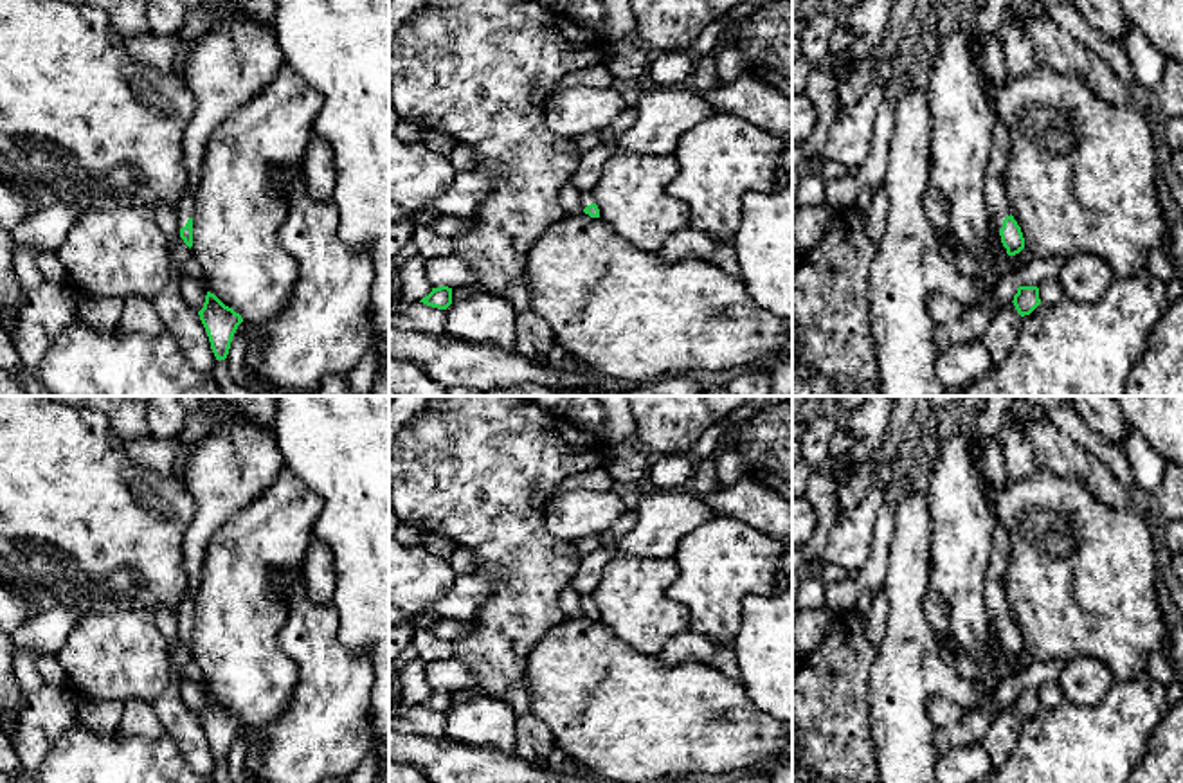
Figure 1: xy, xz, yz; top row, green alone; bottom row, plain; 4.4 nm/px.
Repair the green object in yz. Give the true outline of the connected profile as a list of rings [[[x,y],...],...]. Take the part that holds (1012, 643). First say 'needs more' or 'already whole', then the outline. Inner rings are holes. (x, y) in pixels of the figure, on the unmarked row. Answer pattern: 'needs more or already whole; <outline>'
needs more; [[[996,524],[992,535],[990,565],[985,574],[985,610],[989,623],[999,632],[1001,646],[1008,659],[1016,659],[1025,652],[1021,630],[1010,617],[1003,580],[1010,562],[1008,533]]]

